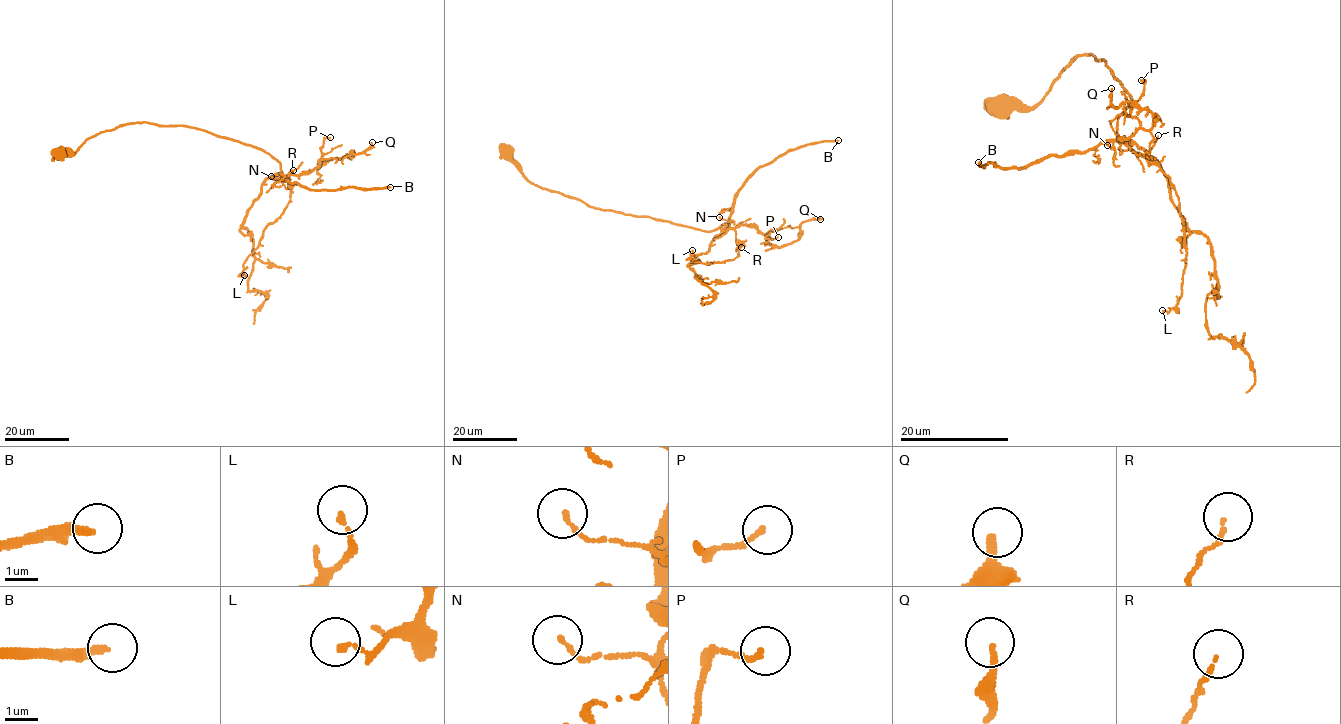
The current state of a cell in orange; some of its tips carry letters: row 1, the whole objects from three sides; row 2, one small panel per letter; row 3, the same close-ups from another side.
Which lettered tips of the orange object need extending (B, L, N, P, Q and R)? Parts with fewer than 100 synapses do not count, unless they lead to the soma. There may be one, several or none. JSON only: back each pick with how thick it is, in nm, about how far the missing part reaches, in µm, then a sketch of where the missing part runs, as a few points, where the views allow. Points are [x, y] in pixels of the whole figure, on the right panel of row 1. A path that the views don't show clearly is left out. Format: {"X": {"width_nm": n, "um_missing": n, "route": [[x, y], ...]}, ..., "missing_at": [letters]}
{"B": {"width_nm": 260, "um_missing": 80}, "missing_at": ["B"]}

